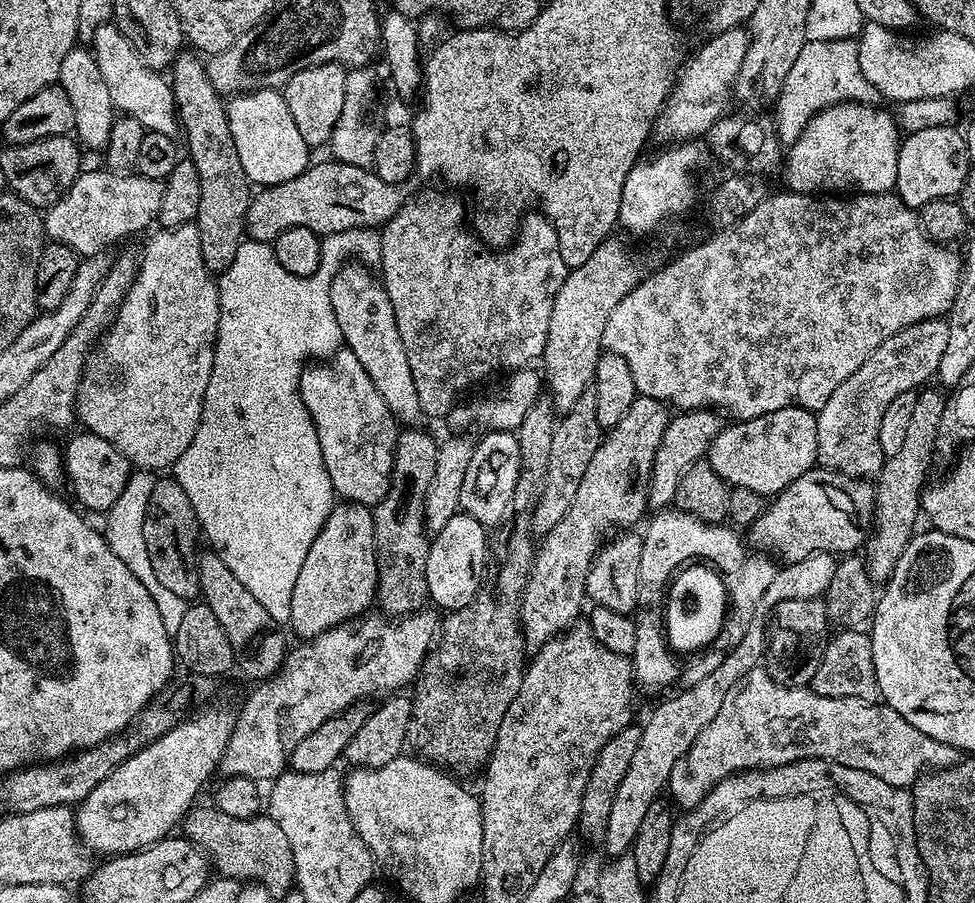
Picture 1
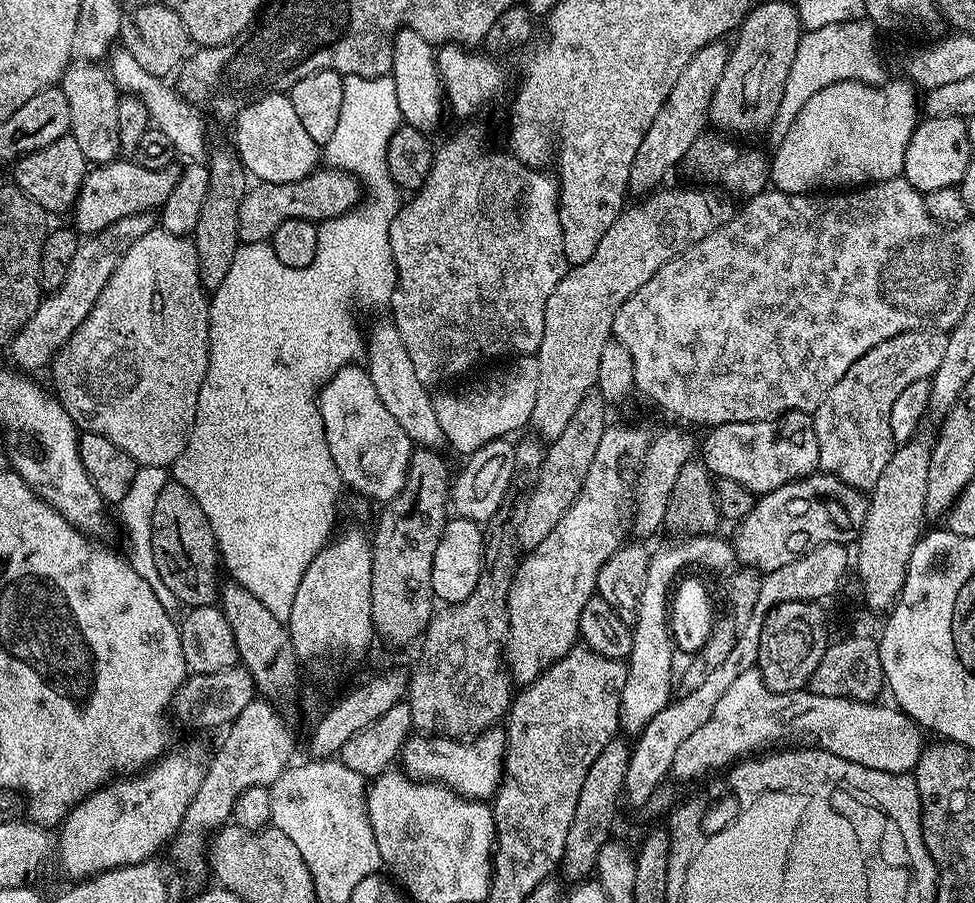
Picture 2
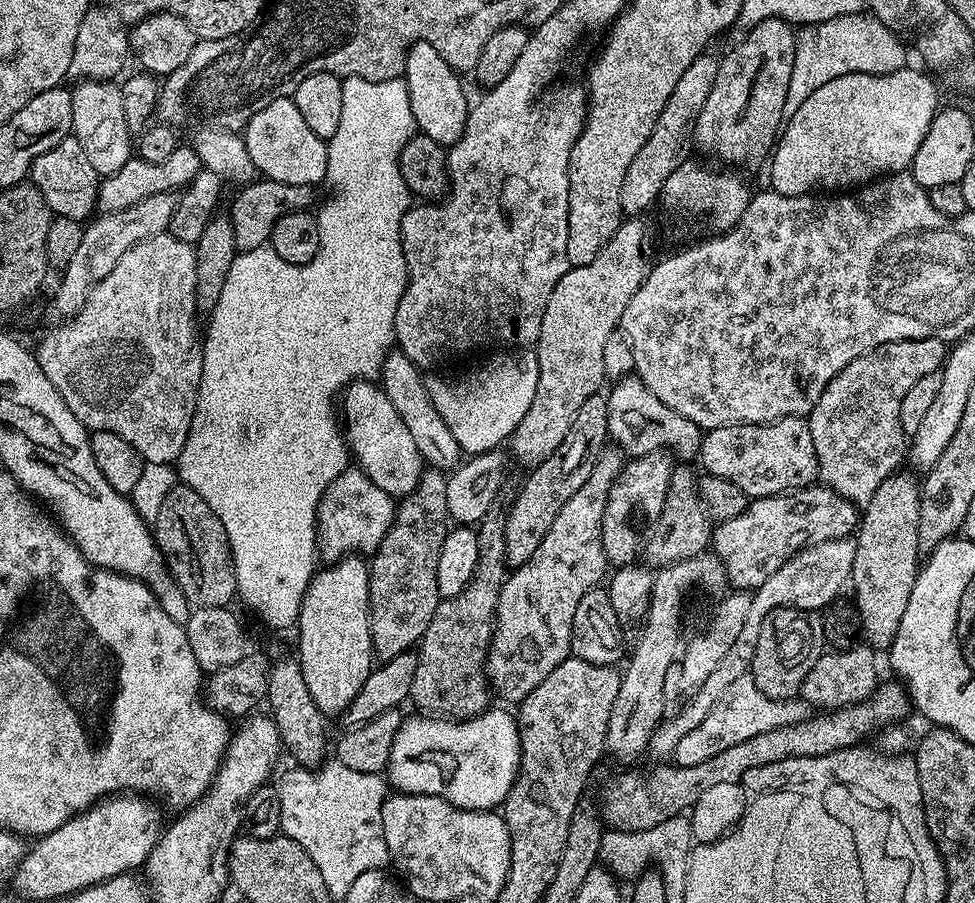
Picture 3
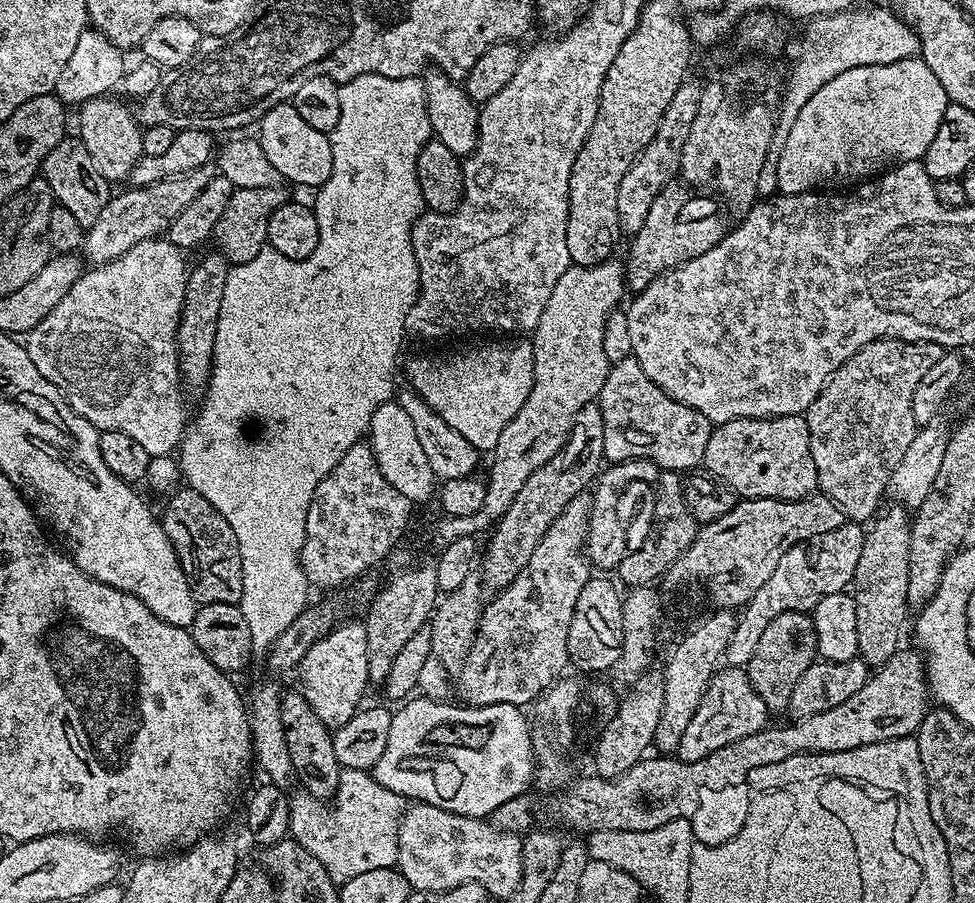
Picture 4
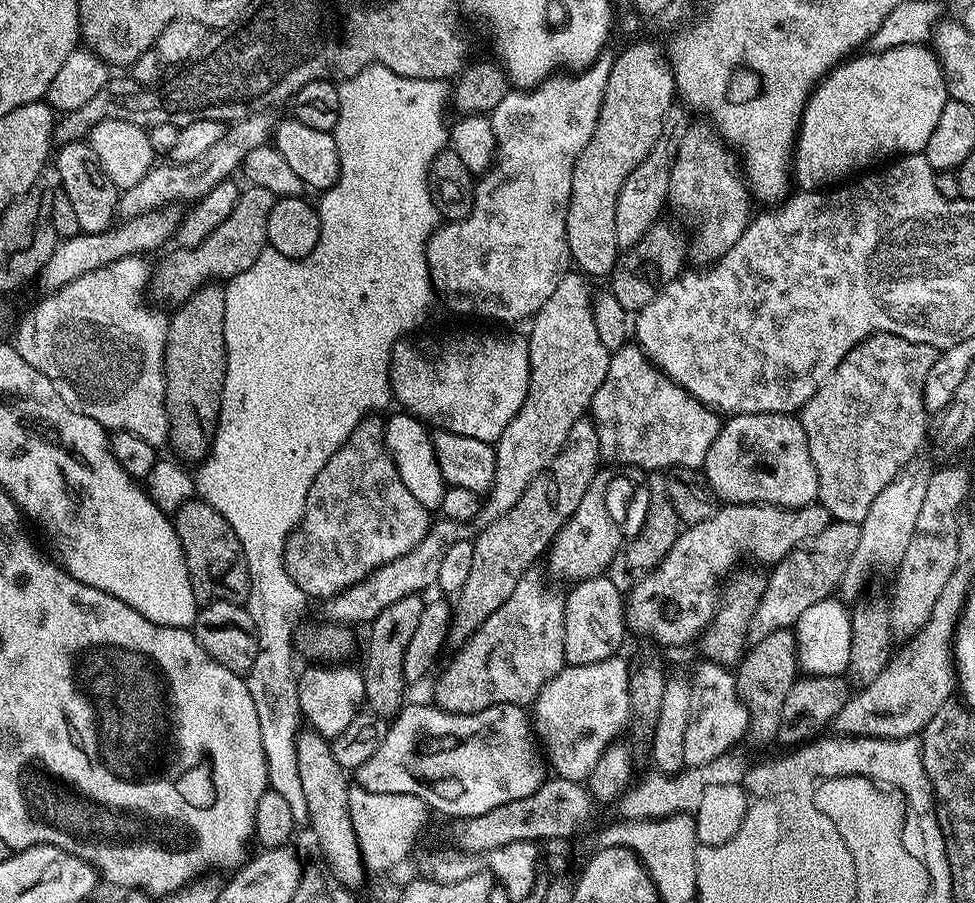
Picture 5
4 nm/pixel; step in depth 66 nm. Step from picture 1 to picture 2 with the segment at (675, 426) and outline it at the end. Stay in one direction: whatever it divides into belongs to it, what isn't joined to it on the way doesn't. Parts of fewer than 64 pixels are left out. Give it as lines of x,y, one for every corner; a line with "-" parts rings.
684,426
668,428
660,437
653,439
648,445
648,453
640,466
634,489
634,528
644,536
652,536
659,528
665,527
666,510
670,506
670,494
674,491
674,482
678,482
678,474
682,474
682,466
693,459
698,452
698,436
695,431

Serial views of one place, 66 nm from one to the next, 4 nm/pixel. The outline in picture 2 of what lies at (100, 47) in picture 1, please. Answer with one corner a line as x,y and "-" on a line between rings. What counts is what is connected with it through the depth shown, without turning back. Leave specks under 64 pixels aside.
122,46
111,53
111,60
110,73
119,91
129,96
136,96
145,104
151,123
160,128
162,134
170,137
170,142
174,142
176,151
181,157
188,156
184,158
192,162
203,161
209,151
210,143
208,144
208,136
204,133
204,120
198,112
200,110
185,100
173,85
171,88
161,77
149,74
136,61
134,54
130,54

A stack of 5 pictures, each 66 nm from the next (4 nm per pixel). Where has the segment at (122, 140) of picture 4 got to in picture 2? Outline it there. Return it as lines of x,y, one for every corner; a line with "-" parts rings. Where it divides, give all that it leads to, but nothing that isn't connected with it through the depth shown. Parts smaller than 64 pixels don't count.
73,61
64,71
59,87
70,105
70,135
75,138
90,164
111,163
119,155
118,112
120,91
111,73
93,61

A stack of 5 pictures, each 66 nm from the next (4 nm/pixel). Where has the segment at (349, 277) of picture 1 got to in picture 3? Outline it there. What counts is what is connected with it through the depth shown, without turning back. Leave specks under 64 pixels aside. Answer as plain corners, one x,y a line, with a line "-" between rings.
399,350
388,353
384,360
383,370
380,375
380,385
394,408
402,417
402,422
413,435
414,446
418,448
421,460
425,465
437,471
448,472
455,469
462,458
460,447
446,422
438,413
429,396
427,383
421,369
416,367
415,362
406,358
406,354

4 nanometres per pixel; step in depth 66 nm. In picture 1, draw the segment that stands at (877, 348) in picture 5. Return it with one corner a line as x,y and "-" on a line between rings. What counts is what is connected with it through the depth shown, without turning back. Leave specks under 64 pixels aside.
937,318
898,330
898,334
886,338
886,342
882,342
882,346
878,346
878,350
874,350
874,354
870,354
870,358
866,358
866,362
862,362
830,398
826,398
826,406
815,413
819,467
847,476
872,478
877,475
885,462
884,451
878,442
882,414
886,414
886,406
890,406
898,394
919,389
936,376
949,340
947,328
947,319

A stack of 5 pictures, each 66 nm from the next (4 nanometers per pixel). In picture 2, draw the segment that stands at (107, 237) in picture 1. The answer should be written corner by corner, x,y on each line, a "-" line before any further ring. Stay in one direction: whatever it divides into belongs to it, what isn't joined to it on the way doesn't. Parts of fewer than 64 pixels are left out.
116,158
111,163
93,167
85,176
74,205
76,232
95,234
118,222
118,218
130,218
130,214
159,209
166,198
170,198
170,190
174,190
179,177
179,167
150,170
146,166
138,166
132,158

